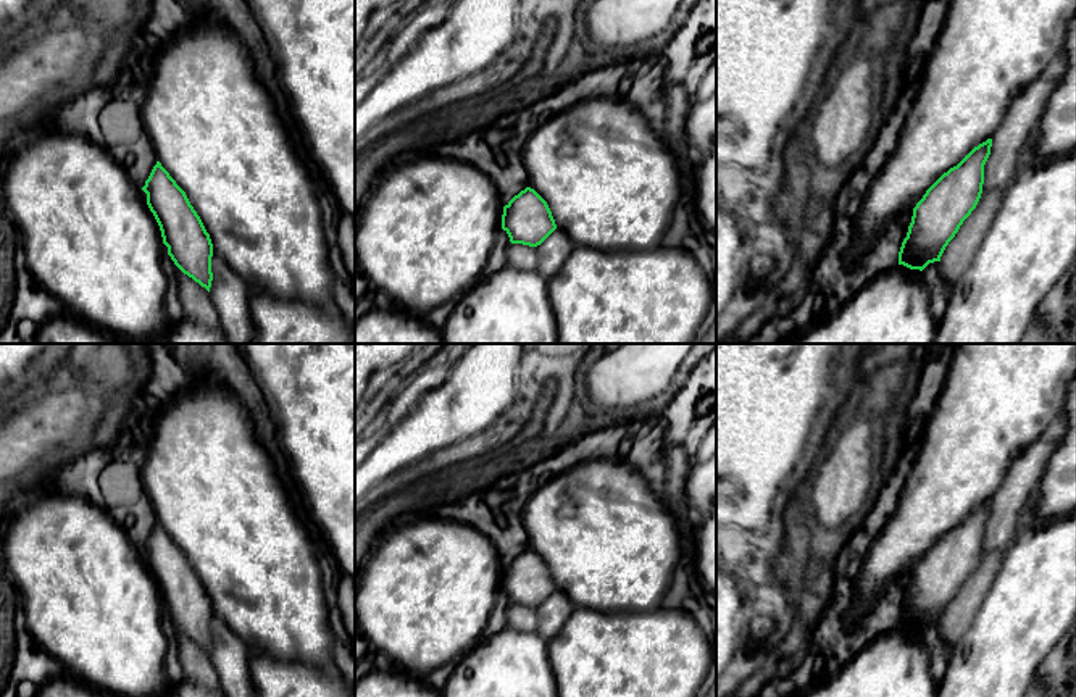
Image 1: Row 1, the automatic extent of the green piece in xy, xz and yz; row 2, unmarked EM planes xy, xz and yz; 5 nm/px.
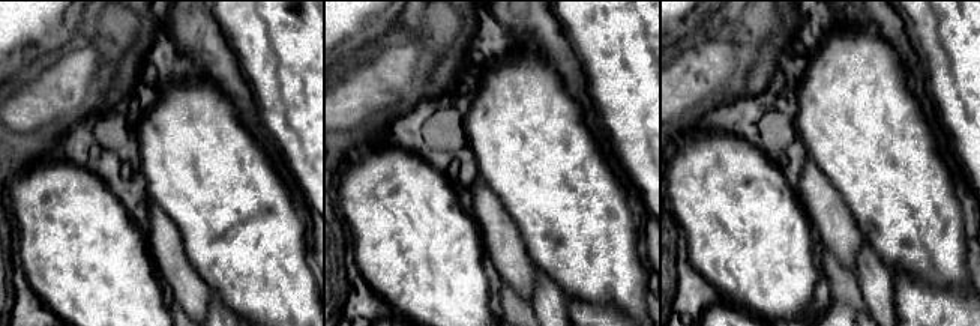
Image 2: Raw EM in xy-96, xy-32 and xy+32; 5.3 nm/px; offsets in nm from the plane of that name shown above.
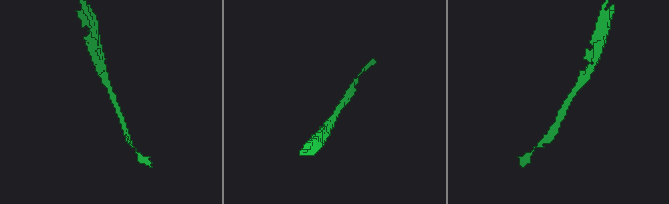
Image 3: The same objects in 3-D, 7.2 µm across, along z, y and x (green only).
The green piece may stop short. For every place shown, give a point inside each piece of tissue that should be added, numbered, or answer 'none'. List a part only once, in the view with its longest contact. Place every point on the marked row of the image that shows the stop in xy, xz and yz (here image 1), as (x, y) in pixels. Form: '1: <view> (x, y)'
none

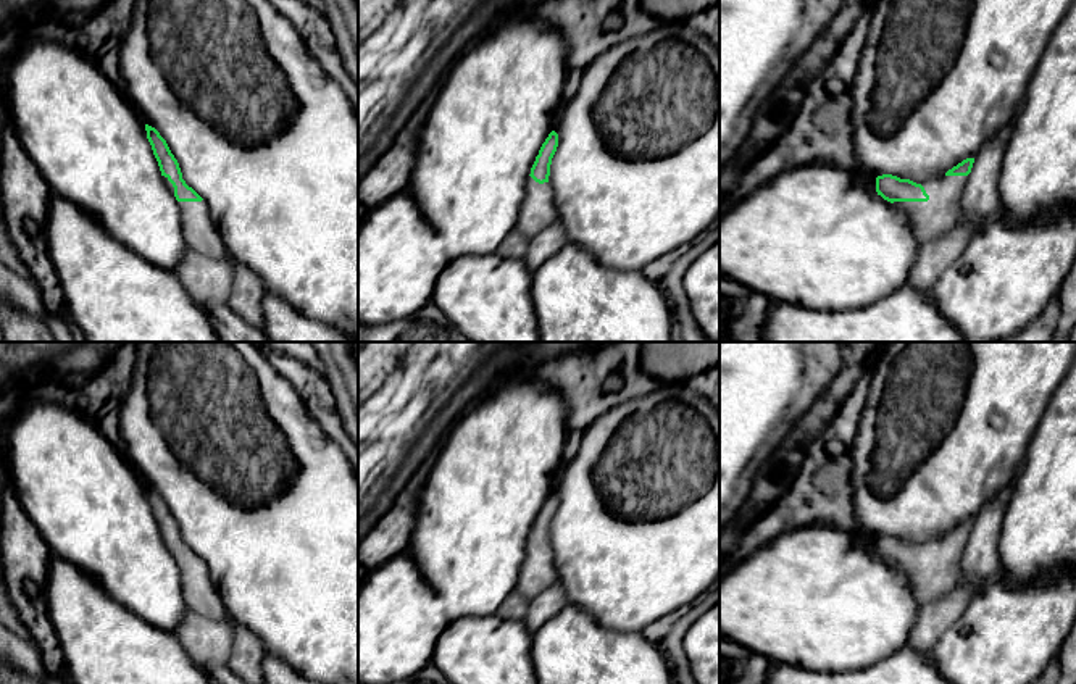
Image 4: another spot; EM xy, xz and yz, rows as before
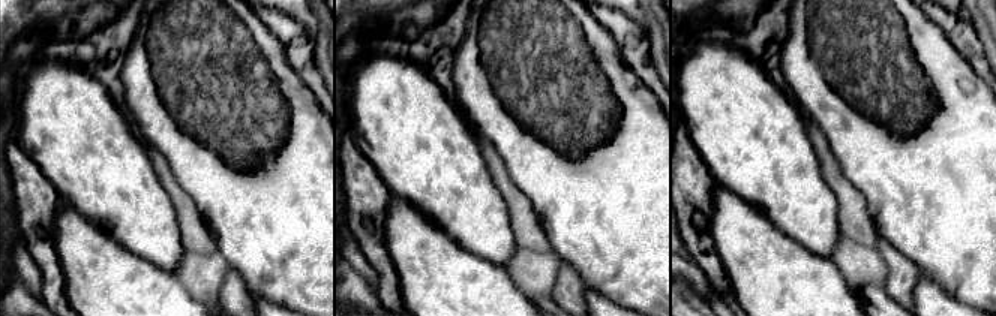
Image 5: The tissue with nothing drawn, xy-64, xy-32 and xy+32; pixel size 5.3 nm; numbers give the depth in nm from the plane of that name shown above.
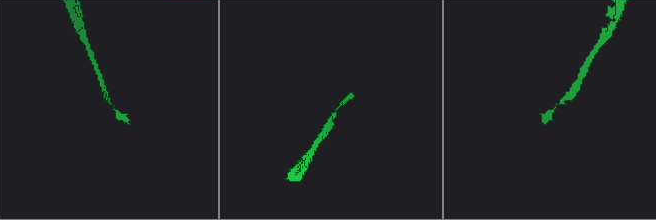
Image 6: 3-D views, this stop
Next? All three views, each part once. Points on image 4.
1: yz (930, 220)

